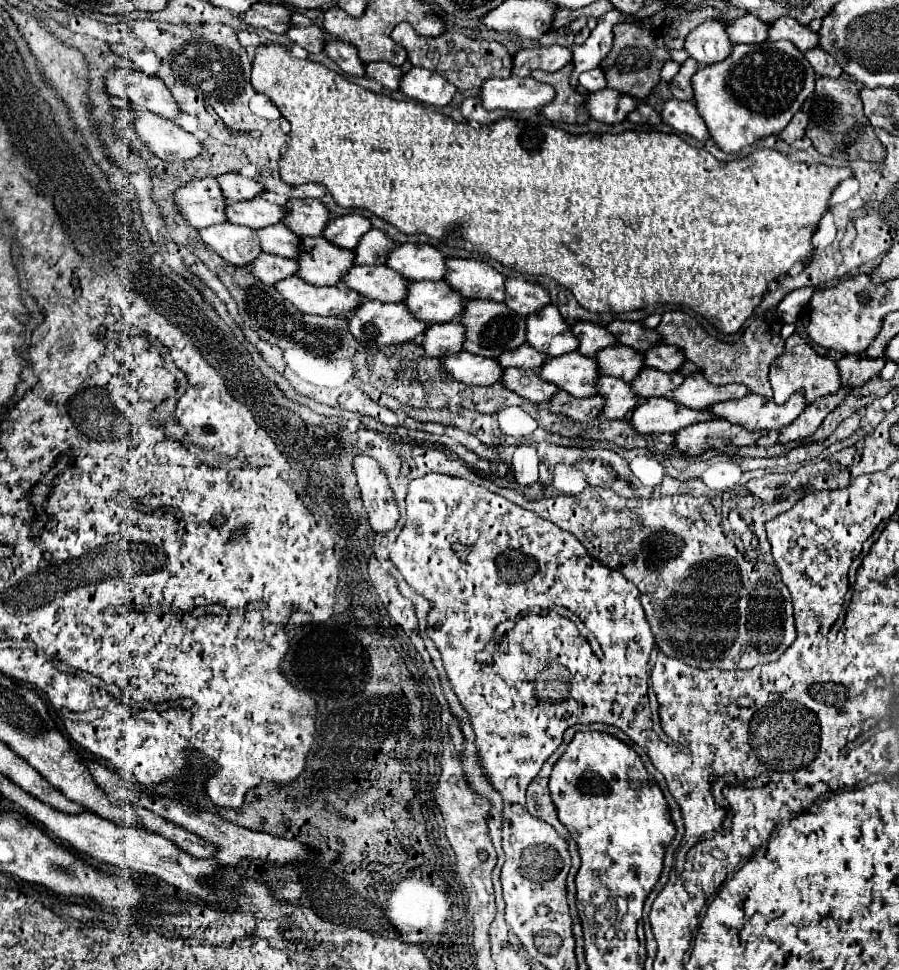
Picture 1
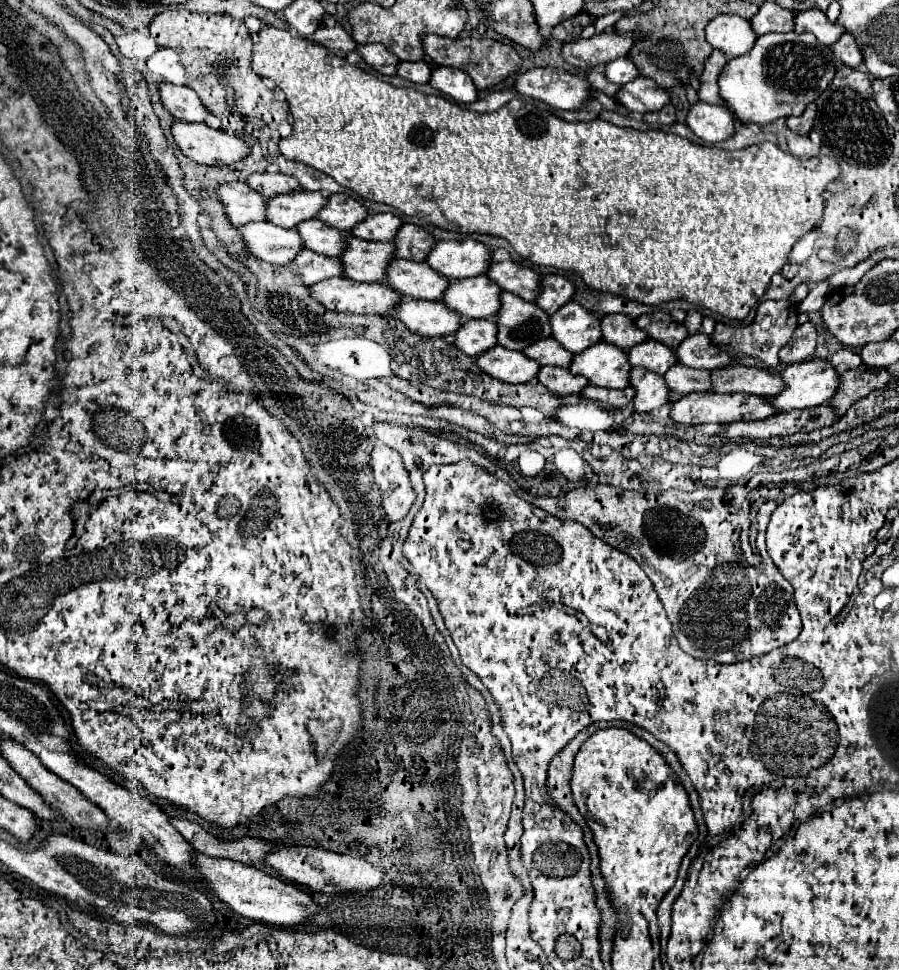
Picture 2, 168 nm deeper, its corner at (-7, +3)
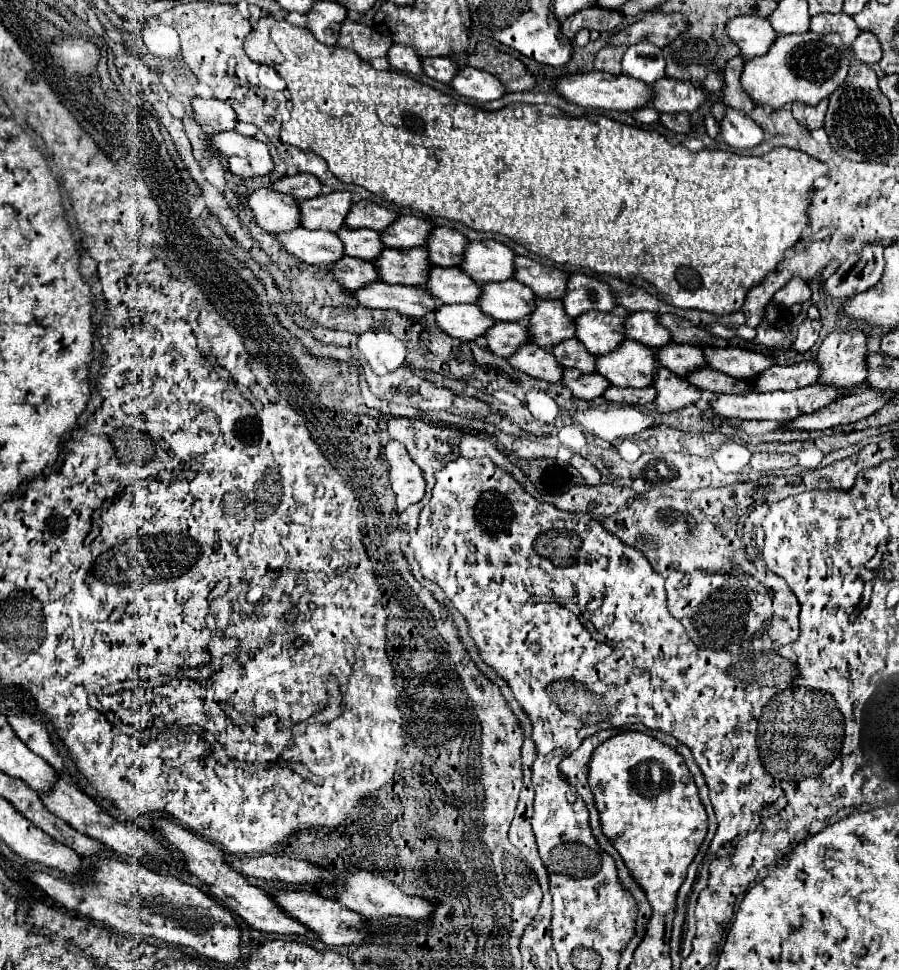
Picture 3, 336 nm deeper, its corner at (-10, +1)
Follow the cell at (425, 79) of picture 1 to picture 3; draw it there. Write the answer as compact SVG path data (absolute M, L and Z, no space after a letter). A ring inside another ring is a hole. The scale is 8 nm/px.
M463 68L459 74L453 78L451 86L459 96L471 98L475 102L489 102L489 100L499 100L507 94L505 86L501 86L501 80L493 74L487 74L477 68Z

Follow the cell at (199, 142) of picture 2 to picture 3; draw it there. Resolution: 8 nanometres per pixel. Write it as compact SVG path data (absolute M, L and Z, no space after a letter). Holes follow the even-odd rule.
M223 132L211 136L211 146L229 158L229 170L237 176L269 176L275 168L267 144L257 138Z

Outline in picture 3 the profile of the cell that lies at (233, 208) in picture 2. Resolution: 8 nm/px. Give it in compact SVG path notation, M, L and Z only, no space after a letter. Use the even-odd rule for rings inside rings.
M259 188L249 196L249 206L257 224L271 234L299 228L299 200L289 194L281 194L273 188Z

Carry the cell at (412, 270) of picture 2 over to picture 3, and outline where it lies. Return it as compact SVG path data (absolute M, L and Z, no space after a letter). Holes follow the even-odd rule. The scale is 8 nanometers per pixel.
M433 266L429 272L429 280L425 284L425 288L443 304L475 304L477 298L481 298L481 284L475 284L473 278L469 278L465 272L457 270L457 268L441 268L441 266Z

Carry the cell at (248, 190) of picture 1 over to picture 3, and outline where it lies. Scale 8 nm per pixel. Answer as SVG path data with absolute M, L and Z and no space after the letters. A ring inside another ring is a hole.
M297 174L297 176L285 176L277 182L273 182L273 188L277 192L285 192L295 196L297 200L309 200L321 196L321 182L313 174Z

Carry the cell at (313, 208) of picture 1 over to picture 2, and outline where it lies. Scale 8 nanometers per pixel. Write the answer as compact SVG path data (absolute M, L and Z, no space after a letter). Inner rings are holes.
M332 194L330 204L326 204L326 208L322 208L322 212L318 212L316 218L324 224L330 224L332 228L346 232L354 224L362 222L366 214L366 208L360 202L352 200L348 194Z

